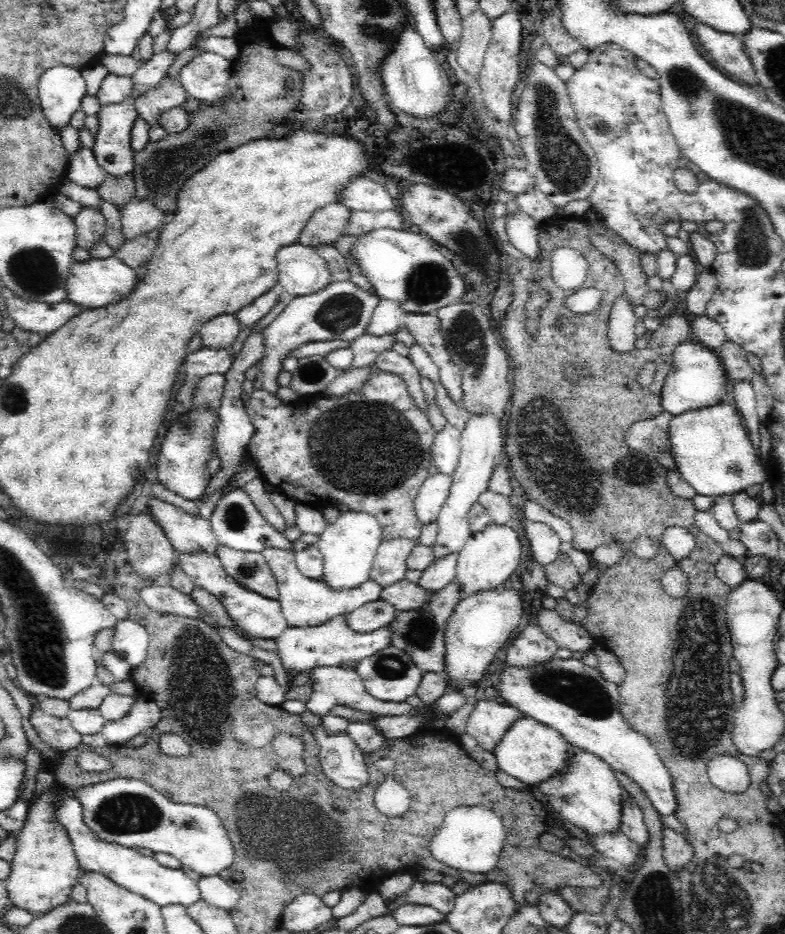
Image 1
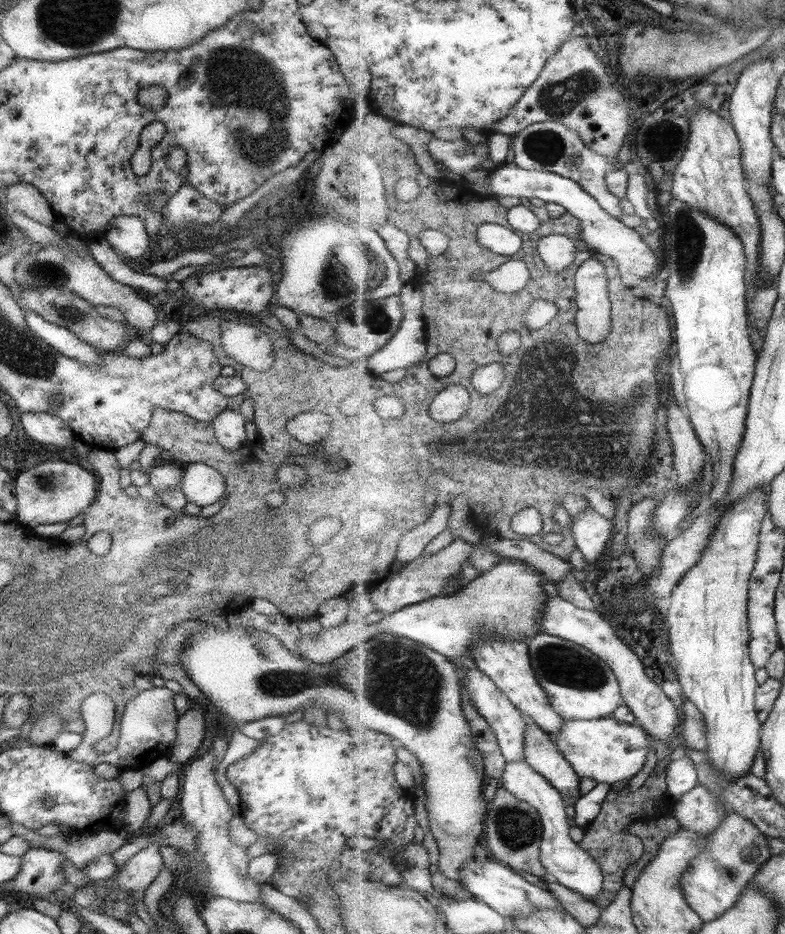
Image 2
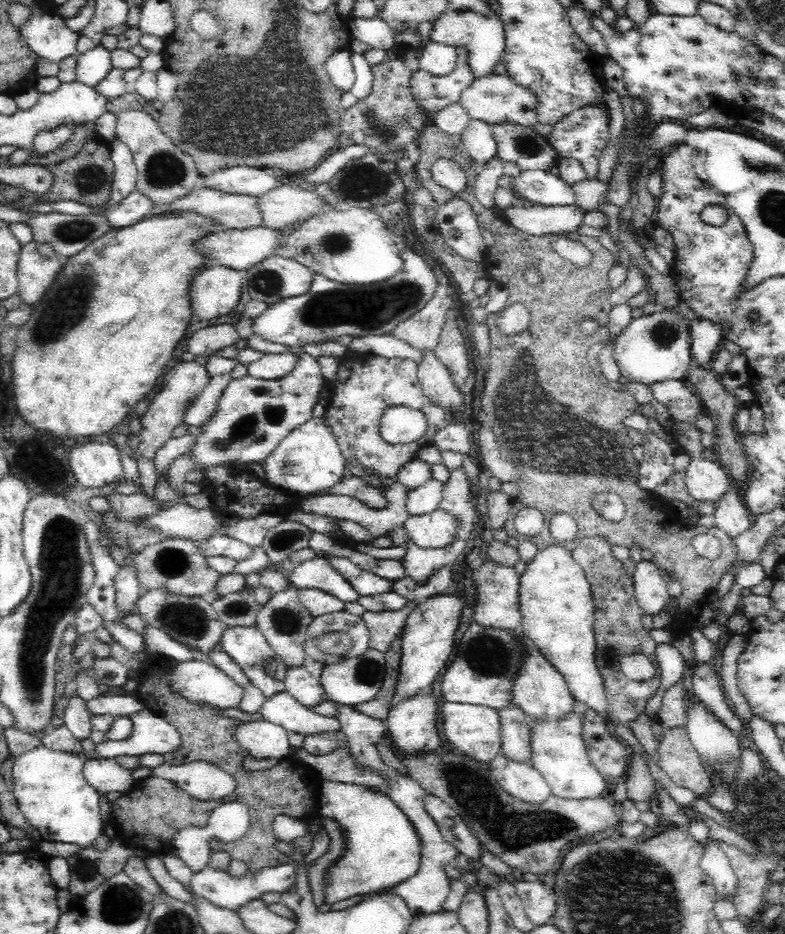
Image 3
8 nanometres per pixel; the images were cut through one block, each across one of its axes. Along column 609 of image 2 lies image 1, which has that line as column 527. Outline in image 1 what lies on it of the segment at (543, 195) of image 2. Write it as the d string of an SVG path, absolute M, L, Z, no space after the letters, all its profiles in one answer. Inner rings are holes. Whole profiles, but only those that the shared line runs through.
M523 210L516 214L507 213L502 221L509 241L526 257L536 260L536 256L538 256L538 222Z

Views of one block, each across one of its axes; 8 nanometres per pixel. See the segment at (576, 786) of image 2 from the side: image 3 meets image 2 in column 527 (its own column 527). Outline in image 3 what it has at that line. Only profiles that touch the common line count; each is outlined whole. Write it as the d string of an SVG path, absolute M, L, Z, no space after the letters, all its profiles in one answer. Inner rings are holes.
M512 700L496 708L500 717L501 752L516 762L530 763L530 735L528 716Z

